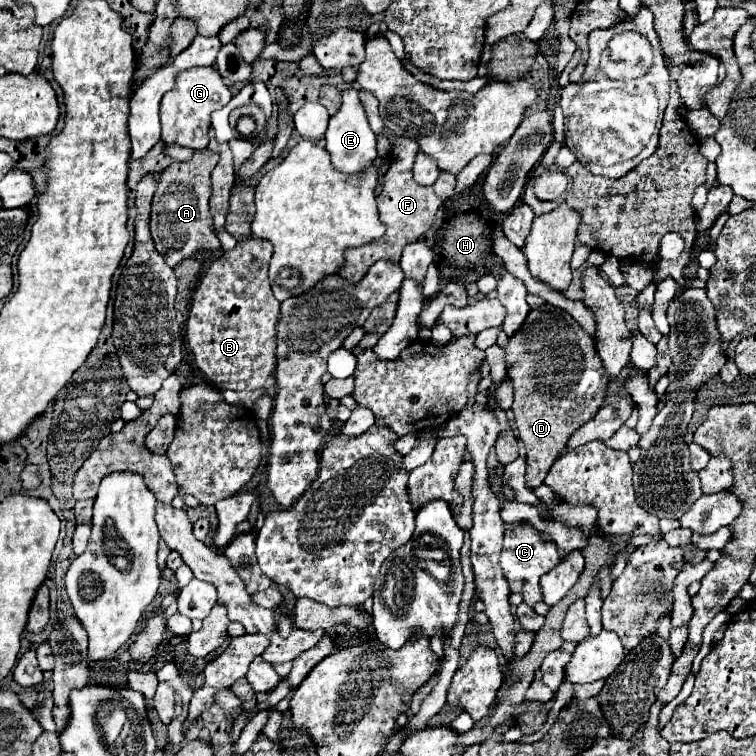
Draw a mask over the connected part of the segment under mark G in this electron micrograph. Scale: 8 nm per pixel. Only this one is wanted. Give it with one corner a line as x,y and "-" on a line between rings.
192,68
192,70
178,72
174,88
164,94
160,104
162,142
166,146
178,144
192,150
204,150
208,146
210,114
222,108
230,98
232,98
230,88
214,68

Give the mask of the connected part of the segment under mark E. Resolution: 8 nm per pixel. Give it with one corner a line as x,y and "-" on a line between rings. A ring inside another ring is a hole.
354,88
342,92
342,106
330,118
330,124
326,130
326,150
330,152
332,166
340,172
346,172
346,174
362,172
376,158
376,134
370,130
370,124
366,120
366,112
364,112
360,98
358,98
358,92

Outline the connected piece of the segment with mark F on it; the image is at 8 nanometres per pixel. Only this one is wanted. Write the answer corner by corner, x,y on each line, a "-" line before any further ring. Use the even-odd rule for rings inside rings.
378,136
378,154
380,152
388,152
392,158
396,158
388,172
382,176
382,190
378,194
378,210
380,210
380,222
386,224
386,234
382,238
378,238
374,244
366,244
366,246
358,246
358,248
348,248
346,250
346,262
344,268
338,272
344,280
356,284
360,282
368,268
378,262
378,260
392,260
392,262
400,262
402,256
402,248
408,242
418,240
424,232
430,230
430,226
434,224
434,216
438,212
438,208
450,198
454,196
454,186
456,186
456,177
442,171
438,180
432,186
420,186
414,182
412,178
412,164
416,158
416,152
420,150
416,140
412,138
396,138
394,144
390,144
390,136

